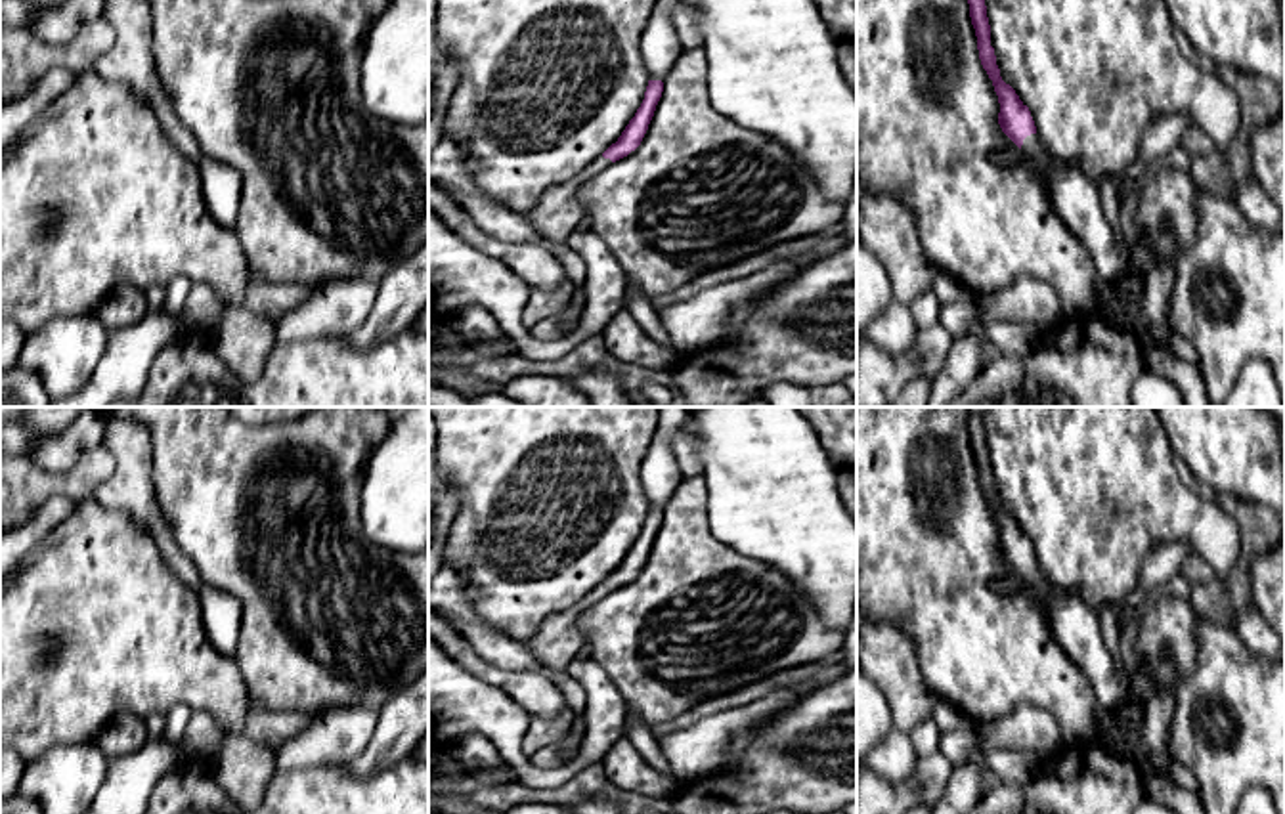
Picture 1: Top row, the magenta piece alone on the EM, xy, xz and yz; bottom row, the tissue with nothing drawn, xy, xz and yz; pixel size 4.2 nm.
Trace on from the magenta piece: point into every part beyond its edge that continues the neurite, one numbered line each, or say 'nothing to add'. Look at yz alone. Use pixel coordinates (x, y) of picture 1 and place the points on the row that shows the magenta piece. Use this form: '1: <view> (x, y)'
1: yz (1031, 146)

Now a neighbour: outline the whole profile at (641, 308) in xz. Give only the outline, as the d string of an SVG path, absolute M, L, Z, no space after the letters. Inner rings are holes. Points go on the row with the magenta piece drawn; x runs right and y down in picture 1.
M639 292L625 294L627 308L637 323L644 329L644 332L662 346L671 346L669 332L664 329L658 310L652 306L652 300Z

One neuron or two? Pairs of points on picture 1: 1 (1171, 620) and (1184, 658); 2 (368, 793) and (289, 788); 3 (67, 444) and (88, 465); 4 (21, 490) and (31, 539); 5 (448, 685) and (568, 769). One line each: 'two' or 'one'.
1: one
2: one
3: two
4: two
5: one

